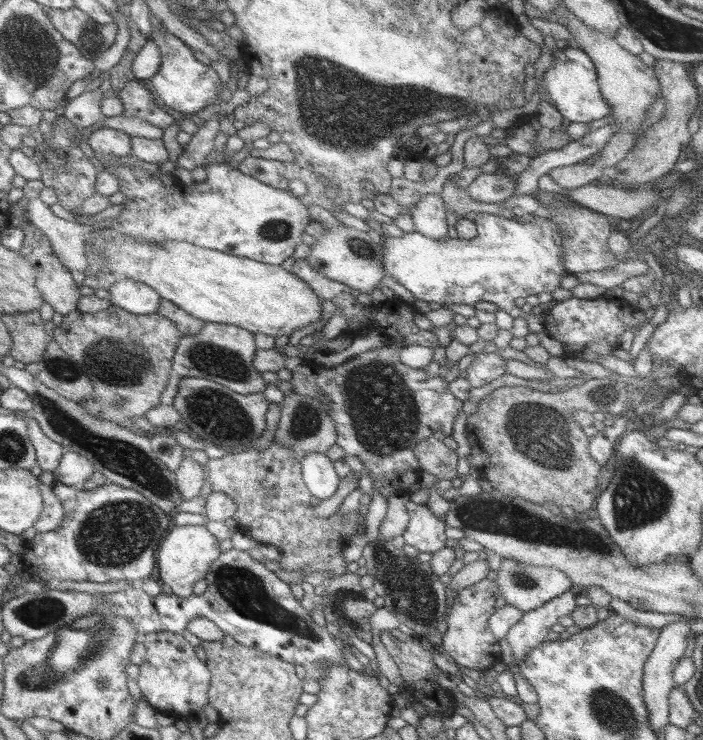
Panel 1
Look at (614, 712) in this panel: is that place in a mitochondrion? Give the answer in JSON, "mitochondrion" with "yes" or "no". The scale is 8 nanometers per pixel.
{"mitochondrion":"yes"}

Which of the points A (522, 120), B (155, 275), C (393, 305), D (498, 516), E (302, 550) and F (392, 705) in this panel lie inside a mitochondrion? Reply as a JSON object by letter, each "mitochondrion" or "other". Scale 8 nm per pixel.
{"A":"other","B":"other","C":"other","D":"mitochondrion","E":"mitochondrion","F":"other"}

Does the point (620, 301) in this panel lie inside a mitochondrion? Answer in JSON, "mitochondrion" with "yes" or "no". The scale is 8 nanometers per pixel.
{"mitochondrion":"no"}

